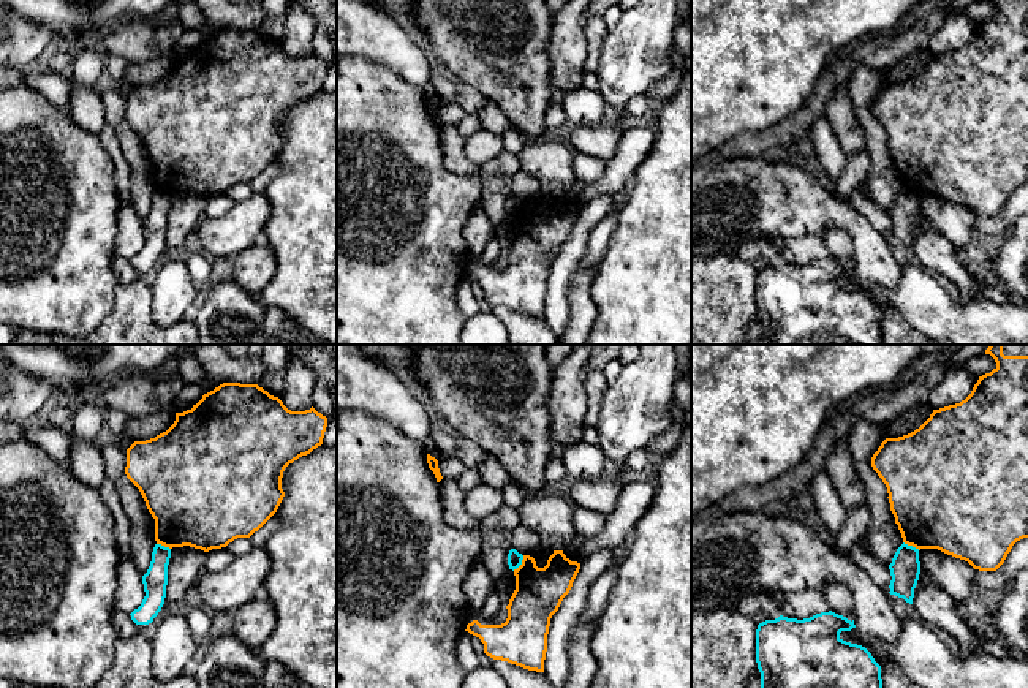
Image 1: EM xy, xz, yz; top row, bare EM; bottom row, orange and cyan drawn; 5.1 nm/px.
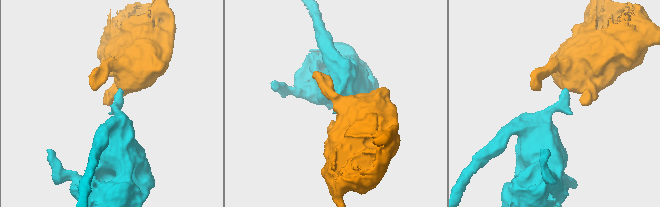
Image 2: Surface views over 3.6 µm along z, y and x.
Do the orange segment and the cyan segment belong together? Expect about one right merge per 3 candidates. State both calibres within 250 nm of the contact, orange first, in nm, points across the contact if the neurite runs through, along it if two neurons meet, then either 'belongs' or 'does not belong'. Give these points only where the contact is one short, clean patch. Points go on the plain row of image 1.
240 nm thick on the orange side, 80 nm on the other; border along xz (524, 201), (522, 207), (513, 215); does not belong

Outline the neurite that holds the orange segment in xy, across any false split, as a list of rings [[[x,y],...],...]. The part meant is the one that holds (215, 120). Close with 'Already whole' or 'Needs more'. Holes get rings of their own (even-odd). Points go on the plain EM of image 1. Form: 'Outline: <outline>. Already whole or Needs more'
Outline: [[[223,28],[174,70],[127,95],[127,123],[139,134],[155,164],[155,187],[164,193],[190,191],[209,198],[237,183],[250,183],[278,155],[285,114],[323,90],[327,63],[313,52],[288,55],[258,30]]]. Already whole

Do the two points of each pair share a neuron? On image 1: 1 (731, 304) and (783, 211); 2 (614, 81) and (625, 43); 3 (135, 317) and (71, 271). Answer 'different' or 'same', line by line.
1: different
2: same
3: different

